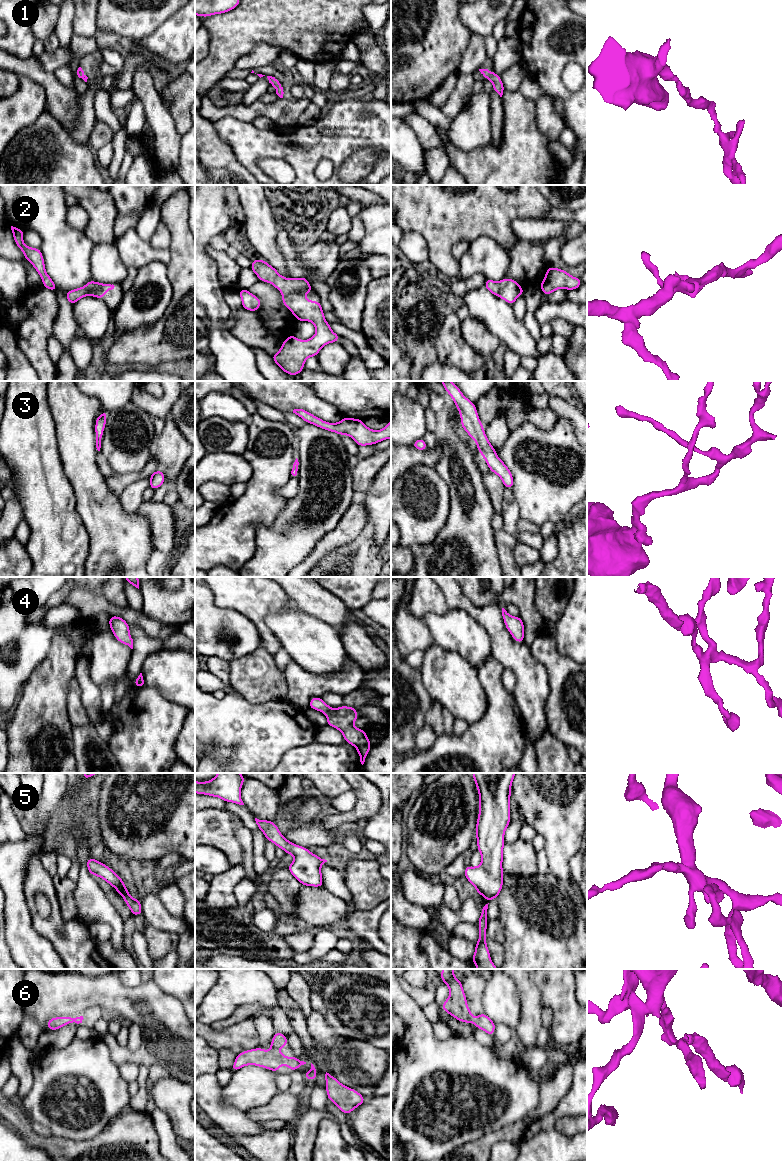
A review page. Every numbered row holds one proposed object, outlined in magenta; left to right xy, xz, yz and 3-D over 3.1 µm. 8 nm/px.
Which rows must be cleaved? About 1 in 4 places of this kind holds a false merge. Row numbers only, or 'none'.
none

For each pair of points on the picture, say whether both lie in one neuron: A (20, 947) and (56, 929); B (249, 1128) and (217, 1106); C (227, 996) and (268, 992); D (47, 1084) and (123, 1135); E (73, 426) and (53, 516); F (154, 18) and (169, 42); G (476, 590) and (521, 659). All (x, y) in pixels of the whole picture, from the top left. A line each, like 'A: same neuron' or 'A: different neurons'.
A: different neurons
B: same neuron
C: same neuron
D: different neurons
E: different neurons
F: different neurons
G: different neurons

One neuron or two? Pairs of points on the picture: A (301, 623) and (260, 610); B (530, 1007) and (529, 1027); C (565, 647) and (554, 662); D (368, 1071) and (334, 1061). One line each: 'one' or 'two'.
A: two
B: one
C: two
D: one

